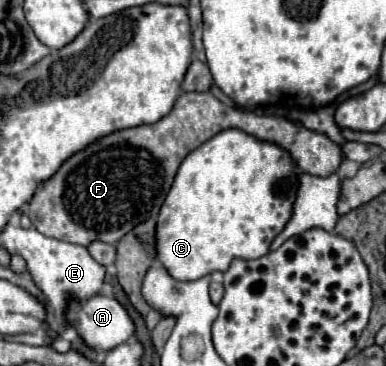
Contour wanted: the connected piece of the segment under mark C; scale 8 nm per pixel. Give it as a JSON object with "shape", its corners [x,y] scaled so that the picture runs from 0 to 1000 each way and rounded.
{"shape":[[[583,352],[495,413],[422,549],[407,598],[407,708],[464,768],[500,768],[552,740],[588,740],[614,702],[671,708],[697,691],[702,658],[733,631],[759,587],[780,462],[718,391],[676,385],[624,352]]]}

